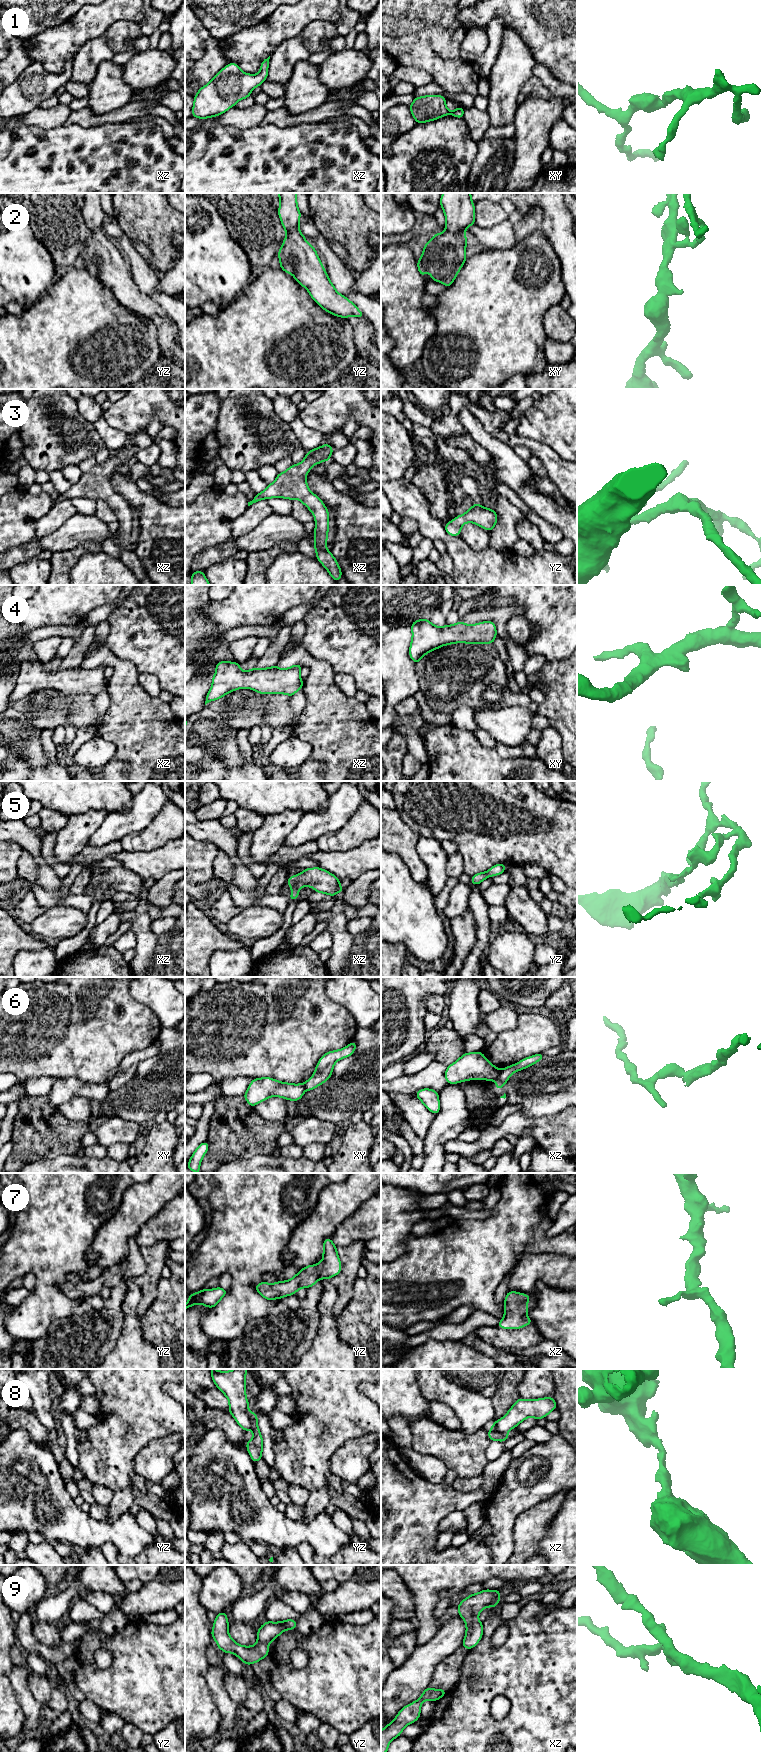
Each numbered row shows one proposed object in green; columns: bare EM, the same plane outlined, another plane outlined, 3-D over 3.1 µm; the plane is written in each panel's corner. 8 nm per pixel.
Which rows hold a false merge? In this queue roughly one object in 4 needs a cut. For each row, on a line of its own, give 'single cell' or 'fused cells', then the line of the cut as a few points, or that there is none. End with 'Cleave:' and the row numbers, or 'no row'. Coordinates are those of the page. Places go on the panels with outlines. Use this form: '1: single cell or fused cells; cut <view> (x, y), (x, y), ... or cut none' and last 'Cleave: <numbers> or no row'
1: single cell; cut none
2: single cell; cut none
3: single cell; cut none
4: single cell; cut none
5: fused cells; cut xz (298, 887), (292, 889)
6: fused cells; cut xz (501, 1070), (496, 1079)
7: single cell; cut none
8: fused cells; cut yz (248, 1412), (251, 1428)
9: single cell; cut none
Cleave: 5, 6, 8

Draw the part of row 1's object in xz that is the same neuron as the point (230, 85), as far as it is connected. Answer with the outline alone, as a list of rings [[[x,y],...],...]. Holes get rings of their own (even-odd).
[[[264,59],[258,74],[244,73],[236,63],[228,63],[213,79],[201,87],[193,97],[192,116],[205,119],[225,113],[268,77],[269,59]]]

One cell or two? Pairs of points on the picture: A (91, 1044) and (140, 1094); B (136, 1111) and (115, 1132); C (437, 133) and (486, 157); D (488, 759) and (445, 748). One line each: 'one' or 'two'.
A: two
B: two
C: two
D: one

